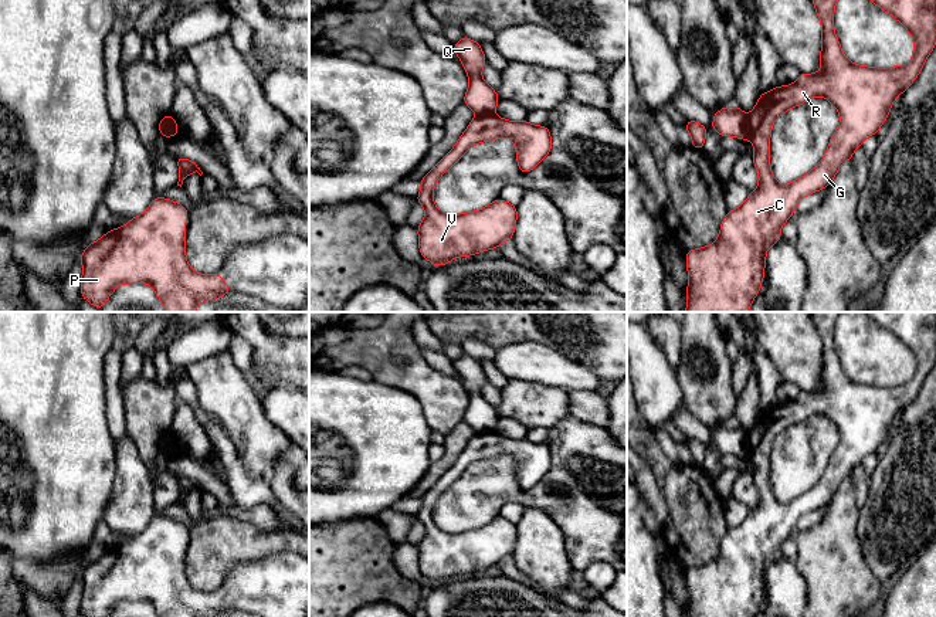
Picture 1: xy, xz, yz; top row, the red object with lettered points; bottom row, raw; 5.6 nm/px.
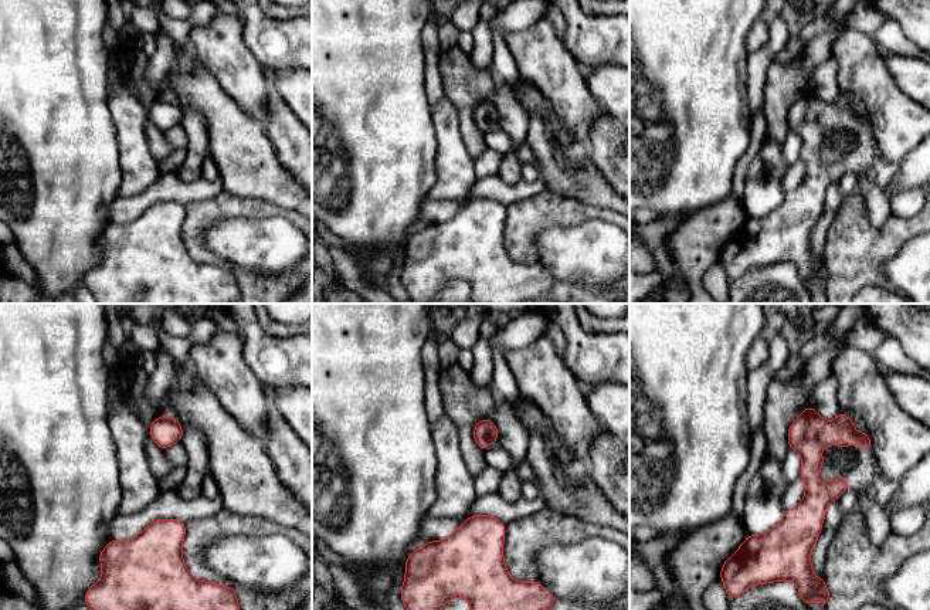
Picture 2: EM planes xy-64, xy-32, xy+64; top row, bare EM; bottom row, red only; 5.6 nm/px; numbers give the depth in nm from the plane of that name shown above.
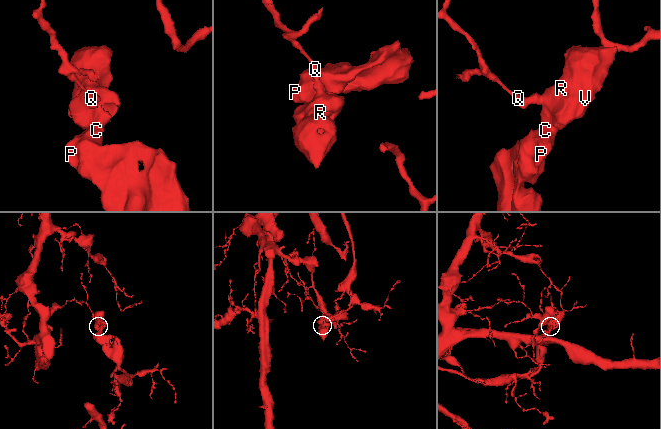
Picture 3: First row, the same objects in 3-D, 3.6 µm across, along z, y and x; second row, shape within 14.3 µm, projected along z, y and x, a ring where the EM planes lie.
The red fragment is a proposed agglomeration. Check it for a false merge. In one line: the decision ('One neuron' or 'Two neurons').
Two neurons

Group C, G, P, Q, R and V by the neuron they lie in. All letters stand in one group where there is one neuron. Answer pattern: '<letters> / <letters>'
C G P R V / Q

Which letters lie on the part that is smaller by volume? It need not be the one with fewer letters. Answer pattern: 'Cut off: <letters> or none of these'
Cut off: C, G, P, R, V

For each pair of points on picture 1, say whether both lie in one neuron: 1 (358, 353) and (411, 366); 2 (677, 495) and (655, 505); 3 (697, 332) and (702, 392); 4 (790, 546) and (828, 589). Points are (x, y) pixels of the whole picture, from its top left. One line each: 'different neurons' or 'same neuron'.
1: same neuron
2: different neurons
3: same neuron
4: different neurons

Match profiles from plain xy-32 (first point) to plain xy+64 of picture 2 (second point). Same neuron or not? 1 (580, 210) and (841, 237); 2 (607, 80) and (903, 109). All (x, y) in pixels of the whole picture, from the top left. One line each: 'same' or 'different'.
1: same
2: different

